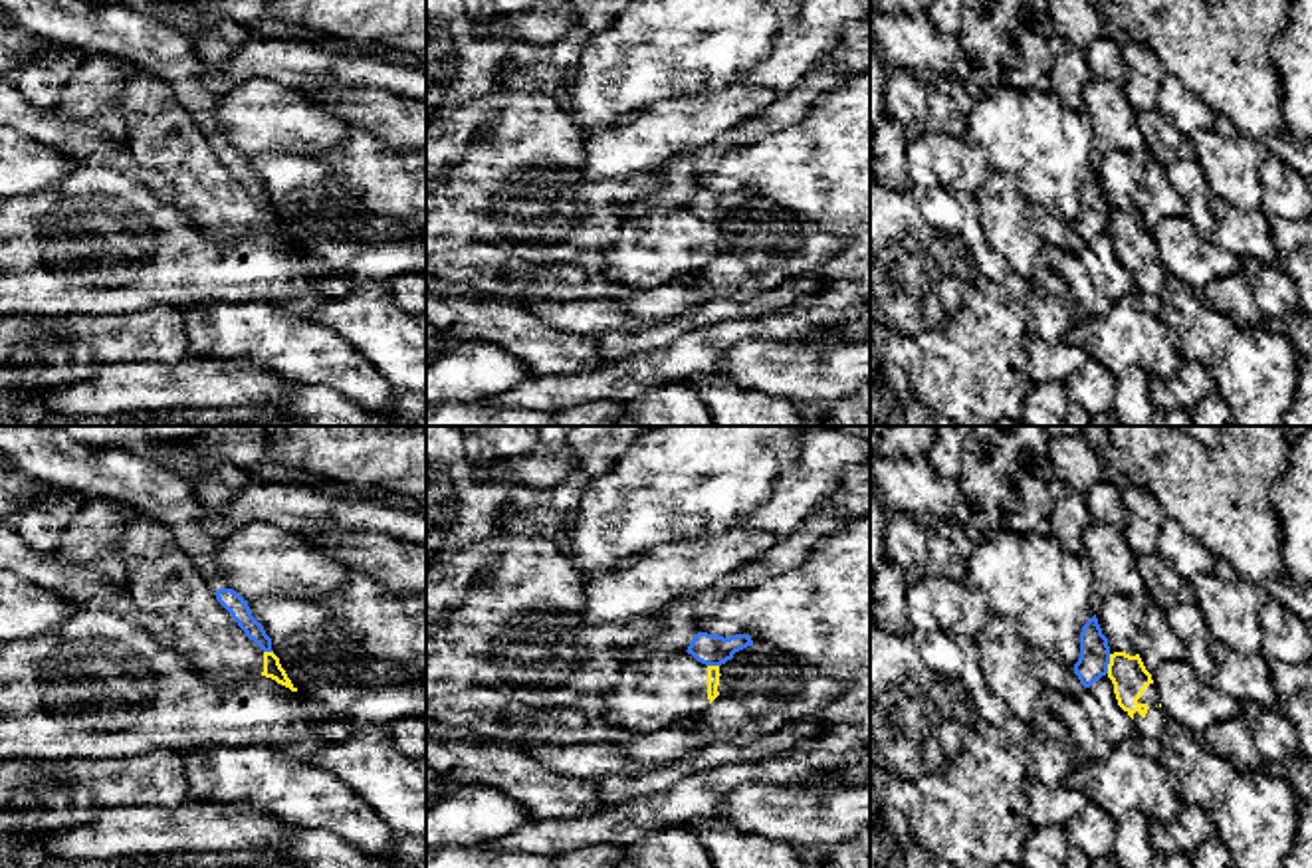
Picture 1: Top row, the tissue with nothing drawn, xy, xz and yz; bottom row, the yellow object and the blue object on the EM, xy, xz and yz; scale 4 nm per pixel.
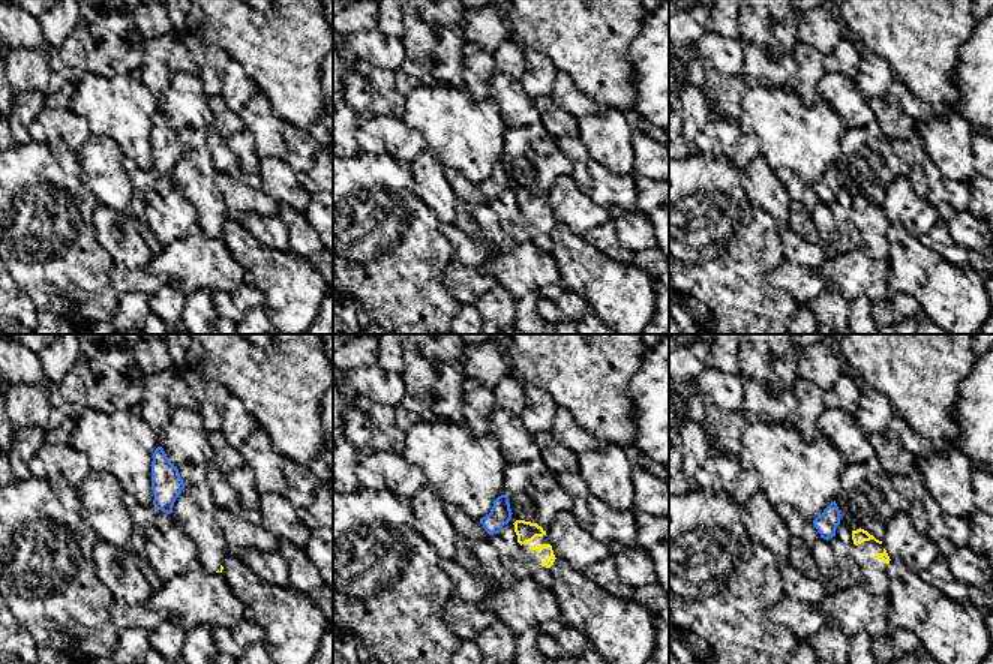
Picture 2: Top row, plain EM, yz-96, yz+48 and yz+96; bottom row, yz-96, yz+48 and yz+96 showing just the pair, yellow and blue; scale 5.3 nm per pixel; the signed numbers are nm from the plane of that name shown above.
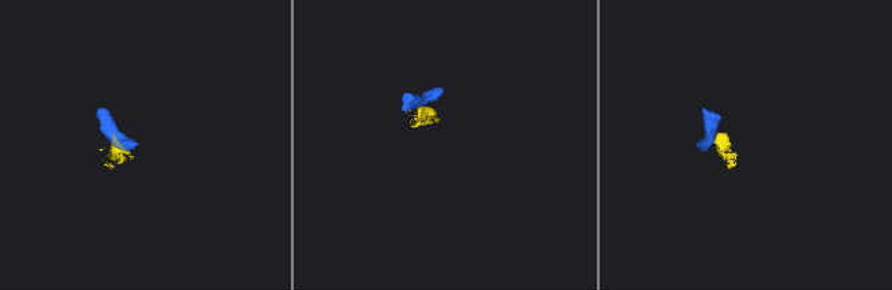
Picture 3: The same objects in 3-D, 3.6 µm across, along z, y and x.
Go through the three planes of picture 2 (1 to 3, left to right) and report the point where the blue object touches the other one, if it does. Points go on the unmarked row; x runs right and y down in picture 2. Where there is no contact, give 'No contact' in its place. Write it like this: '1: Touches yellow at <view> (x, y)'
1: No contact
2: No contact
3: No contact

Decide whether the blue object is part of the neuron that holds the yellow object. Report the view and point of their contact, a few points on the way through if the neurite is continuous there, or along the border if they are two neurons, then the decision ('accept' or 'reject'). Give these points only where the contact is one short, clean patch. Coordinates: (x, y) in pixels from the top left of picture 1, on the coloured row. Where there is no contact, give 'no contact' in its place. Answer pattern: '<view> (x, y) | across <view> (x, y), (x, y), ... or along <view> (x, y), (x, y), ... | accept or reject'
yz (1108, 664) | along yz (1110, 654), (1106, 672) | reject

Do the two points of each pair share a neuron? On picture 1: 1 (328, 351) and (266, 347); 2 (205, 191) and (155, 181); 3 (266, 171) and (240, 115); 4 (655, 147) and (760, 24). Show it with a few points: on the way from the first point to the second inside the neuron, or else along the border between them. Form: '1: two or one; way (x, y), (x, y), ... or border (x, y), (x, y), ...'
1: one; way (312, 349), (282, 347)
2: two; border (131, 153), (169, 185), (175, 197), (171, 209)
3: two; border (306, 155), (254, 153), (248, 157)
4: two; border (744, 80), (716, 90), (662, 96), (656, 102)

